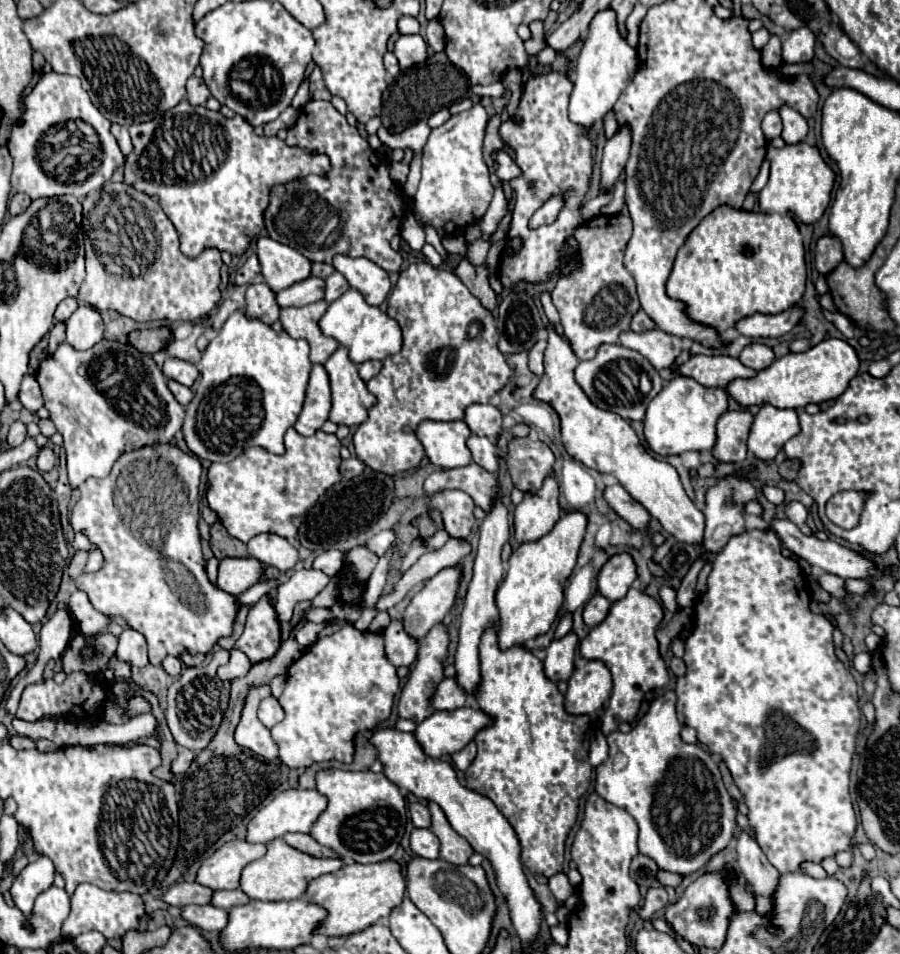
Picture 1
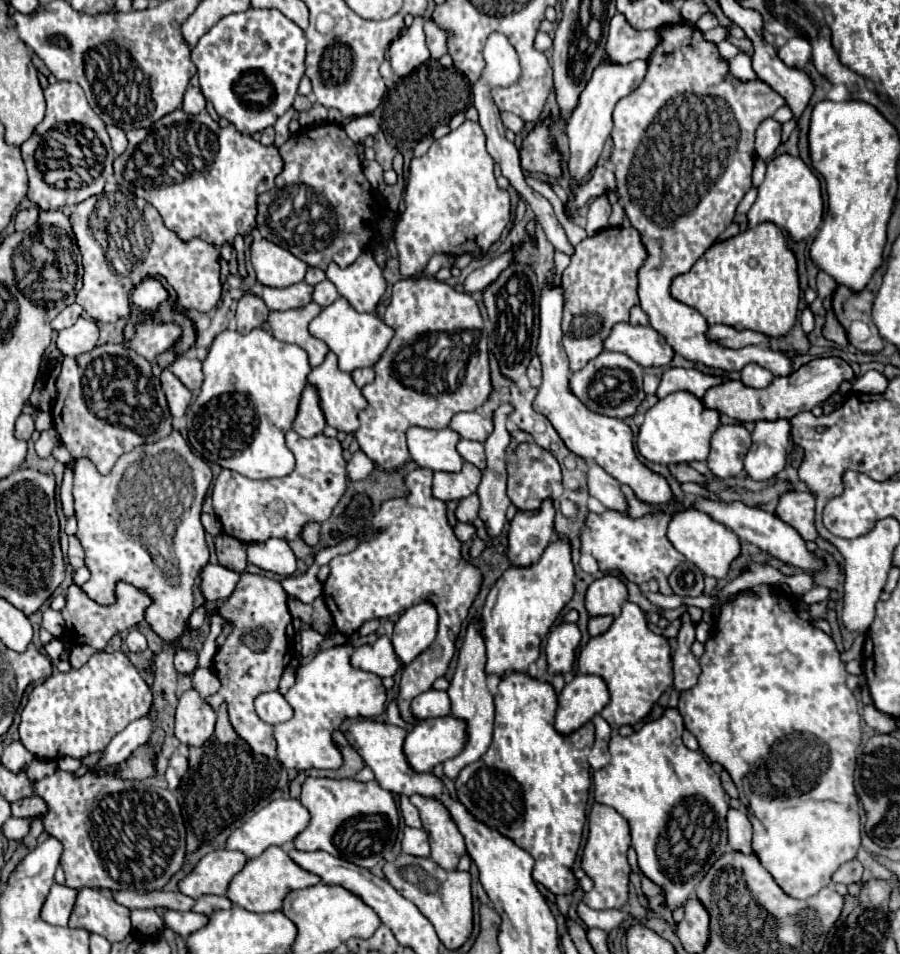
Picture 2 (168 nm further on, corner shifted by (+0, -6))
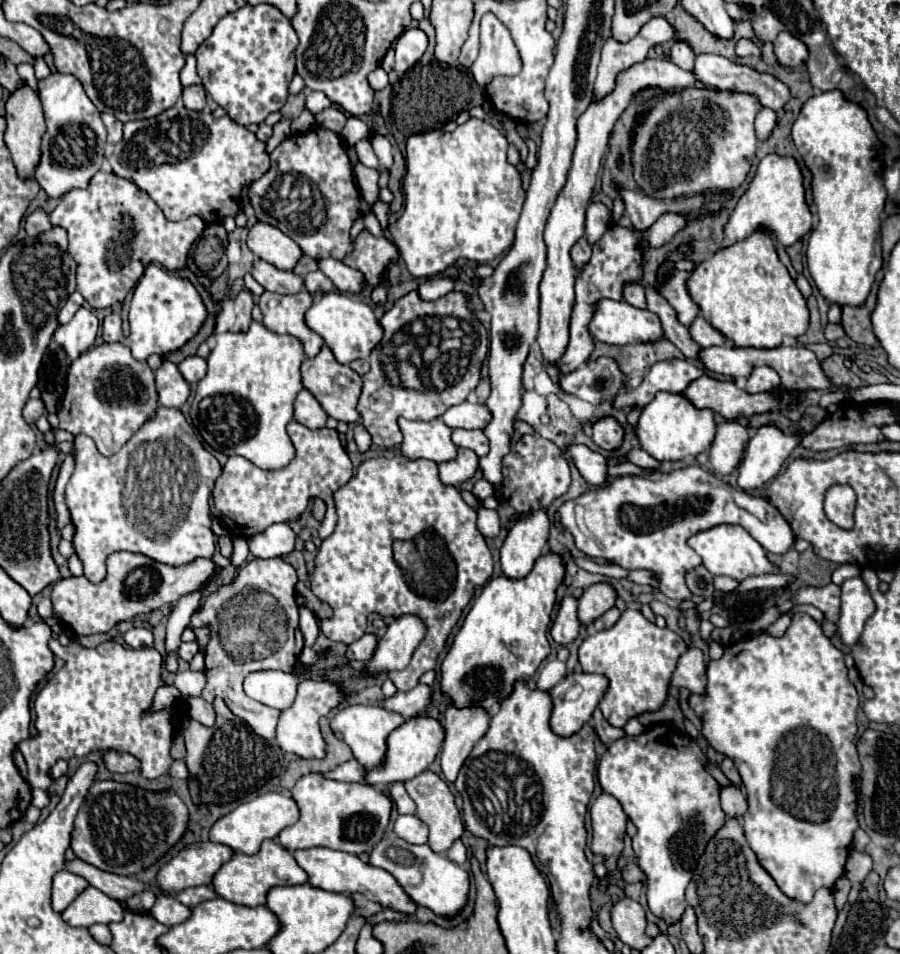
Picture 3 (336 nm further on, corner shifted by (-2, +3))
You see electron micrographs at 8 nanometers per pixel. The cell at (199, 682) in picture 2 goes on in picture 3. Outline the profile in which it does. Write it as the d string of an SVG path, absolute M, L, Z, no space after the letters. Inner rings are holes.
M192 670L176 672L174 686L178 688L178 692L180 692L180 696L182 696L182 698L200 696L200 694L202 694L202 688L206 686L204 672L192 672Z

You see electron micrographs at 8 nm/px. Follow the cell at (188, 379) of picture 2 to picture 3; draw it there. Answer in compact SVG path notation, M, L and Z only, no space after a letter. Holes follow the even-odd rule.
M192 356L192 358L186 358L178 368L180 368L184 380L192 384L192 382L198 382L198 380L204 378L204 374L206 374L206 360L200 358L200 356Z

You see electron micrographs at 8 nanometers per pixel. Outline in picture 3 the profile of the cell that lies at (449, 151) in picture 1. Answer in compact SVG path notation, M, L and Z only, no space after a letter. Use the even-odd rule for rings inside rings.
M470 118L466 124L458 126L454 132L434 130L434 132L428 132L428 134L416 134L416 136L408 138L408 142L406 142L406 176L404 176L404 182L402 182L404 212L398 218L398 222L388 228L388 232L392 234L392 240L396 242L396 246L400 250L400 256L402 256L402 260L408 266L408 270L410 270L412 276L416 276L416 278L428 278L428 276L440 274L448 266L452 266L458 258L466 258L466 260L472 260L472 262L478 262L478 264L486 264L486 262L494 260L496 256L500 256L502 252L506 252L512 246L512 242L514 242L514 228L516 228L516 222L518 222L518 216L520 216L526 192L522 190L522 176L520 176L518 168L512 166L506 160L506 150L508 150L506 136L500 134L500 130L496 130L488 122L478 120L478 118Z

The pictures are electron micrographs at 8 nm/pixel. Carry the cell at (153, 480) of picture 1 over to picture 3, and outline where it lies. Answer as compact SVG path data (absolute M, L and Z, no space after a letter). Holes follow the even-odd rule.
M158 406L156 416L146 420L114 456L102 456L92 438L78 434L74 460L76 470L66 484L66 506L76 528L72 544L90 582L104 580L106 558L118 550L140 552L170 566L214 554L210 496L222 468L204 450L180 410Z

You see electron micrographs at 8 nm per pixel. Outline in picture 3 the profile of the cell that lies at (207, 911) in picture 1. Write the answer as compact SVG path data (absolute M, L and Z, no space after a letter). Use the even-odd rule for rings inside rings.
M160 894L160 896L156 898L150 914L152 914L154 920L158 920L160 924L164 924L164 926L174 926L174 924L180 924L180 922L188 920L190 908L184 906L182 902L178 902L176 898L172 898L172 896Z

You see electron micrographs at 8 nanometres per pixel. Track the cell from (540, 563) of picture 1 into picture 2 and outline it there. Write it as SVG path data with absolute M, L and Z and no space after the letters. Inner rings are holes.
M566 537L552 541L542 553L540 561L528 567L510 567L494 583L482 609L482 635L486 637L486 673L504 675L508 671L526 671L540 655L542 639L548 635L552 623L572 599L574 593L574 565L572 547Z

